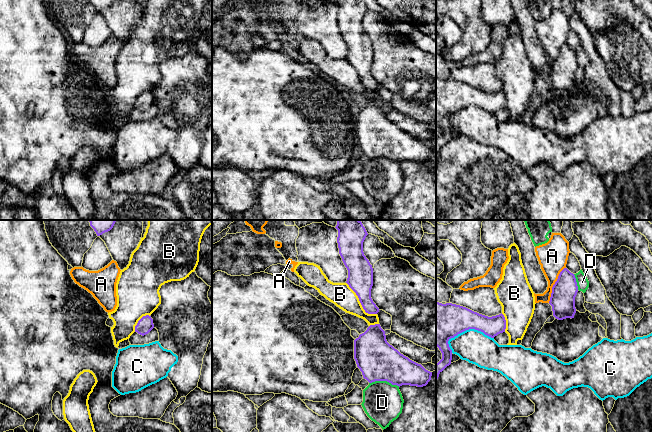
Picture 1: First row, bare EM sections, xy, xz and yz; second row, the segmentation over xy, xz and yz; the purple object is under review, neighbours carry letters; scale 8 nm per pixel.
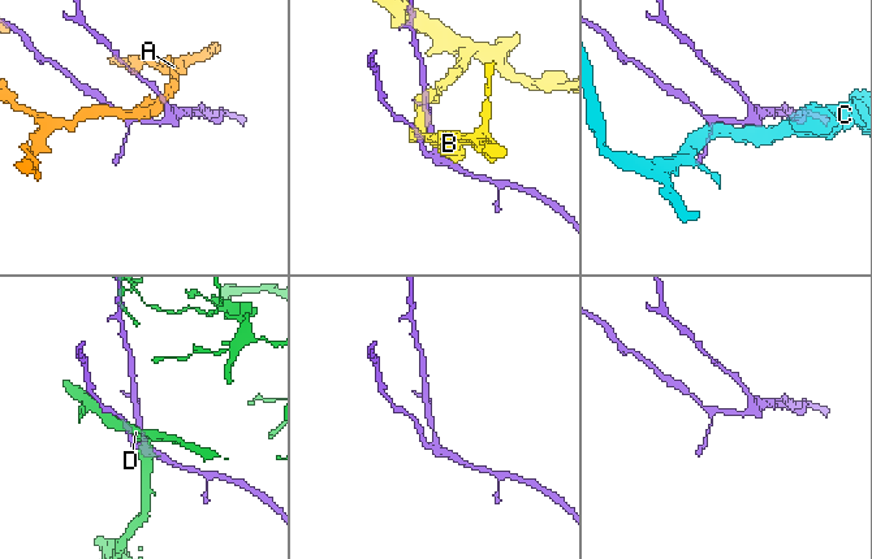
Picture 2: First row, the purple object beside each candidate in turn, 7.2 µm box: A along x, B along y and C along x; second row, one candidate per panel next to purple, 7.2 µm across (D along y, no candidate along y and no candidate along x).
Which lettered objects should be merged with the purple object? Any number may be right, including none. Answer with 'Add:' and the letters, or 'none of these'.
Add: none of these

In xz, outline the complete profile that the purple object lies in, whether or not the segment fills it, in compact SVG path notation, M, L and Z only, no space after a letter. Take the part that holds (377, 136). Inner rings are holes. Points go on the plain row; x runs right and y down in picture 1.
M380 100L370 101L354 116L354 135L369 159L387 157L399 163L423 163L432 152L432 148L390 121Z

